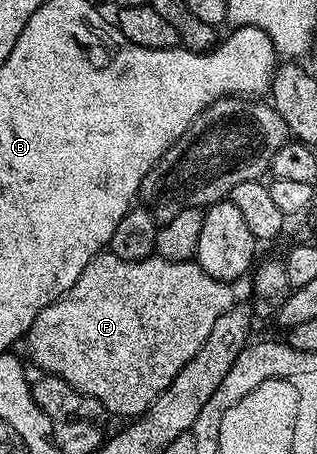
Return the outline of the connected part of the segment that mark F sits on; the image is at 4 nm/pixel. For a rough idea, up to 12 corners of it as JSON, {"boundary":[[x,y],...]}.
{"boundary":[[105,251],[40,312],[40,371],[135,419],[234,304]]}

